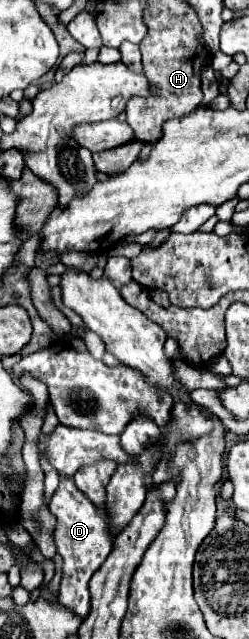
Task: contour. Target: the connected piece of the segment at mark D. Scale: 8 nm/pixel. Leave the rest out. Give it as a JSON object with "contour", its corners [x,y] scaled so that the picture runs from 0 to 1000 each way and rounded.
{"contour":[[[253,746],[237,753],[229,768],[213,772],[197,784],[197,800],[229,812],[221,828],[221,853],[229,865],[253,872],[253,906],[229,941],[285,956],[301,956],[325,966],[349,966],[357,959],[357,922],[349,912],[365,900],[406,887],[406,881],[430,875],[454,856],[454,840],[430,828],[422,809],[398,803],[398,797],[341,778],[293,756],[285,746]]]}

